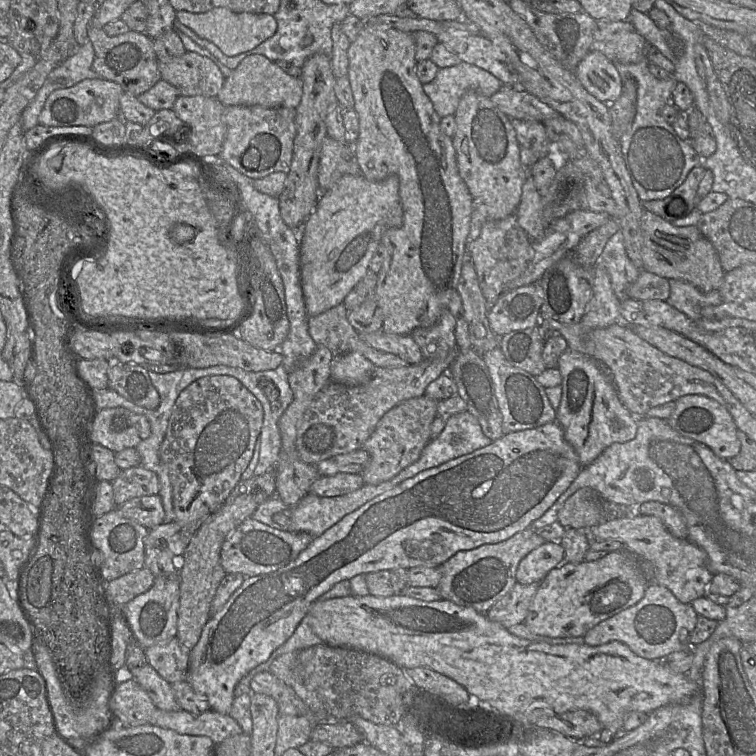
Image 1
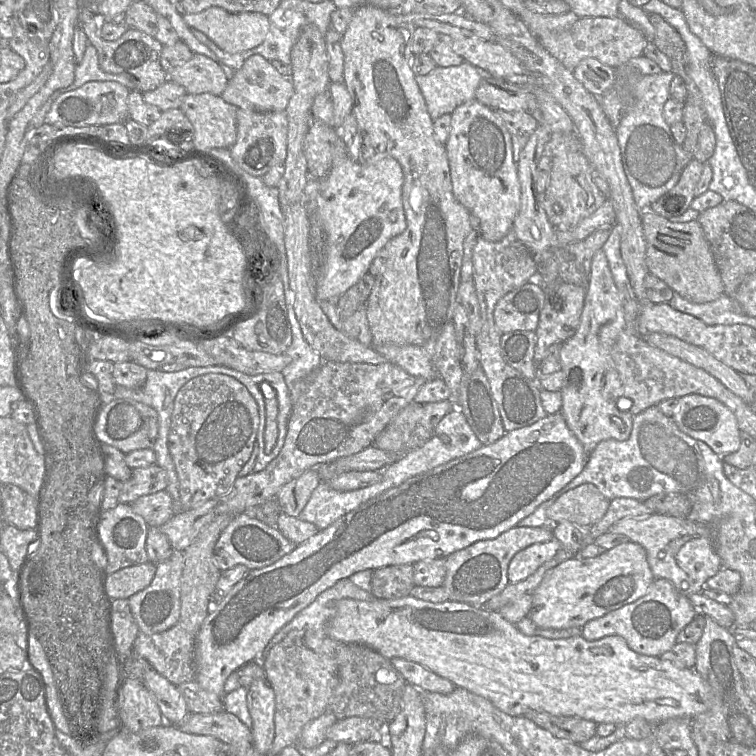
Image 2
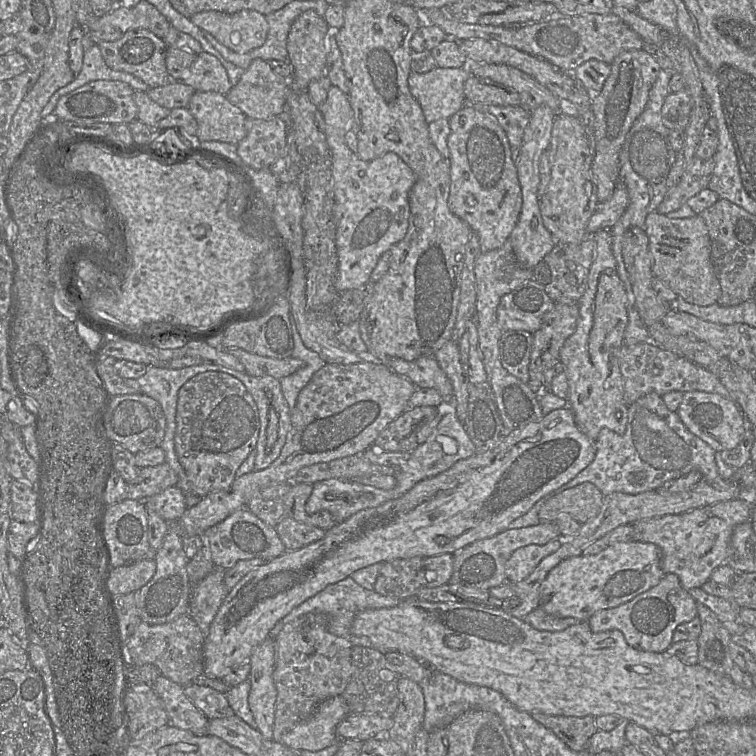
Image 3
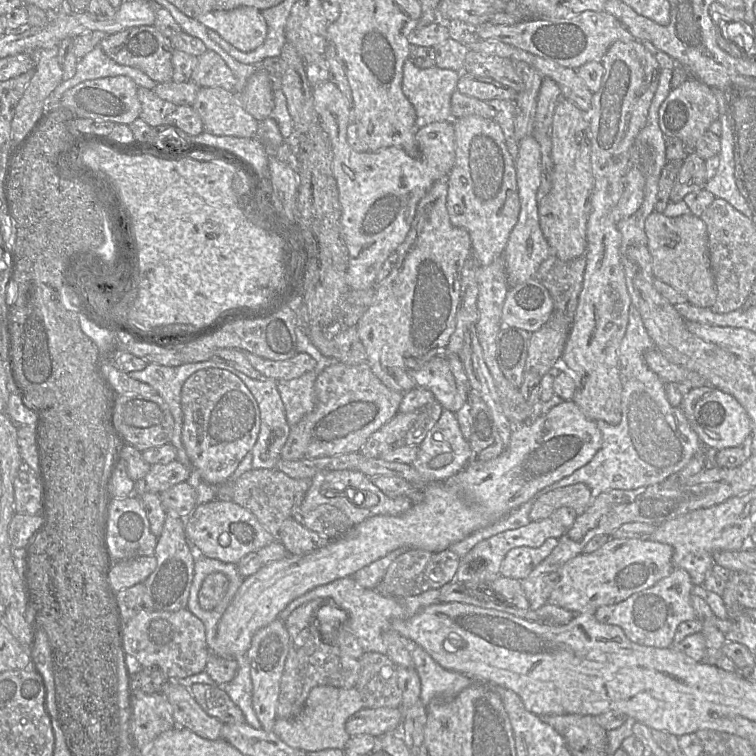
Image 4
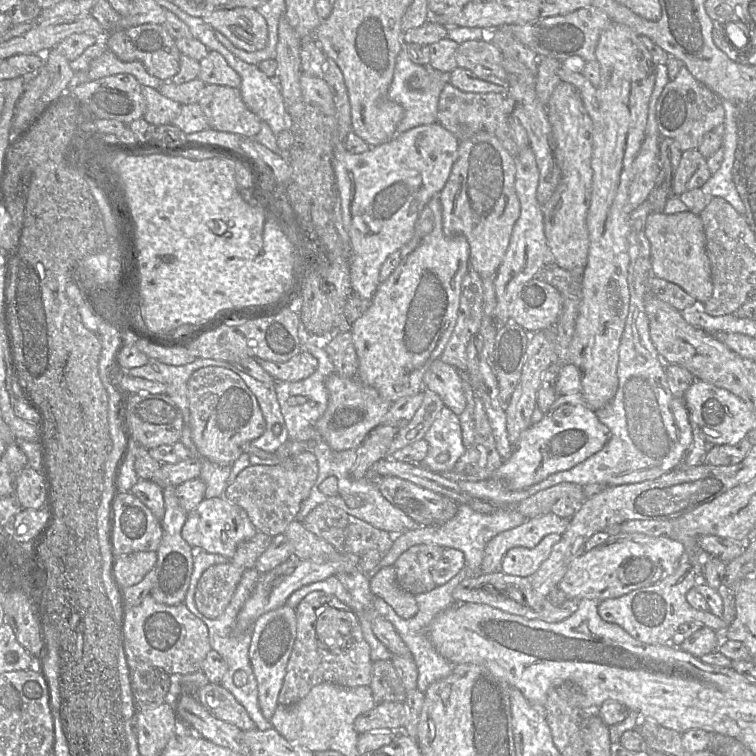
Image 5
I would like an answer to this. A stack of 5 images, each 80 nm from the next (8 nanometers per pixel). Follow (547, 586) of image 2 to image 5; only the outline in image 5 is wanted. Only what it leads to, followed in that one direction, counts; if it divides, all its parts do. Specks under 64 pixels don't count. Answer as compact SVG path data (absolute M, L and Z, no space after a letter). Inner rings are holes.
M620 525L610 527L605 532L608 532L609 537L575 558L558 583L557 586L570 600L588 598L602 601L653 585L675 572L685 552L682 543L666 535L626 533L620 531Z

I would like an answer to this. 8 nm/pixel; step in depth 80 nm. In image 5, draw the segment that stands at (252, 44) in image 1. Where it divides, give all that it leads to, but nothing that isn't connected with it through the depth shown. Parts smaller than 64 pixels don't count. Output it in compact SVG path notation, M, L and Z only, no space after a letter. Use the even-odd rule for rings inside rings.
M254 8L216 10L202 19L212 29L223 34L235 47L246 52L262 50L267 44L266 20Z

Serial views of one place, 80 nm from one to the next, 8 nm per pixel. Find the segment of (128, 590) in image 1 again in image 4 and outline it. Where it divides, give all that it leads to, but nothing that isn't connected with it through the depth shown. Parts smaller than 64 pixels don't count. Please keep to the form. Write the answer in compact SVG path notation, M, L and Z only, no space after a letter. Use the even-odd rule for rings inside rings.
M155 555L116 561L109 573L109 587L116 595L121 590L144 582L156 566Z

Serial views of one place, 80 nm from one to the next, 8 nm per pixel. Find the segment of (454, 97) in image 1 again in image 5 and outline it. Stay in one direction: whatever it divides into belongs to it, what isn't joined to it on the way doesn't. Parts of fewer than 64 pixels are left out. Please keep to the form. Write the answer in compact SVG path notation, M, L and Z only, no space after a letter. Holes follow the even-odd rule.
M404 43L396 59L393 80L387 97L404 108L403 119L397 126L396 134L400 134L421 125L437 122L438 101L444 86L448 83L448 74L443 74L430 66L412 63L407 55ZM428 69L430 84L421 90L411 90L407 80L418 70Z

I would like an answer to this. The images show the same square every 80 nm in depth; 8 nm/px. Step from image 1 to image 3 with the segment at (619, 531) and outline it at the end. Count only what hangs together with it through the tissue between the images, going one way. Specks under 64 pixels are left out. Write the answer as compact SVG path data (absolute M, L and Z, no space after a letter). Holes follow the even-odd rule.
M741 497L693 509L683 514L665 515L635 522L632 525L636 530L636 541L657 545L661 550L660 567L662 571L665 575L676 574L685 590L700 588L710 579L716 568L732 558L731 536L734 528L741 523L751 521L754 504L748 498L750 497Z

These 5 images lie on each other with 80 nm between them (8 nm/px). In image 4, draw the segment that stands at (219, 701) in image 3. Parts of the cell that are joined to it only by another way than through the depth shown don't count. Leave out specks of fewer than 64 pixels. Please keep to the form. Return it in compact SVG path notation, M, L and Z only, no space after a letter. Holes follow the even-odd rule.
M194 684L190 687L190 692L207 714L217 718L222 723L246 723L241 709L220 686Z

